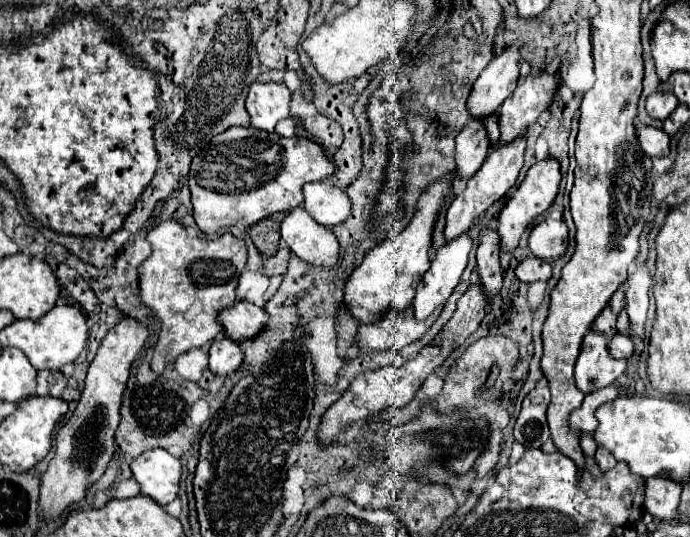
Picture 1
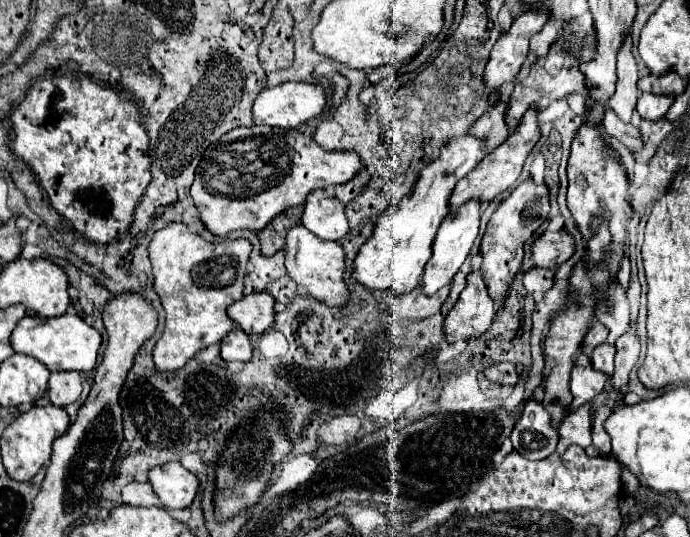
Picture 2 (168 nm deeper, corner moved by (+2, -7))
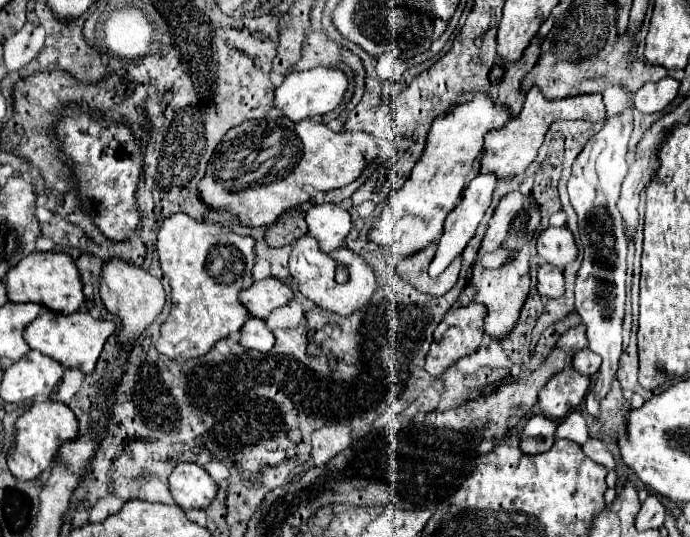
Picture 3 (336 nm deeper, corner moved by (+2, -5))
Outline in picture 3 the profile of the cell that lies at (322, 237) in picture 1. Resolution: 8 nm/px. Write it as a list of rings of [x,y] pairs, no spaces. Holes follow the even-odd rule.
[[[306,234],[304,238],[300,238],[294,244],[292,254],[290,254],[290,274],[292,274],[296,288],[308,300],[312,300],[316,306],[330,310],[330,312],[336,312],[340,316],[350,316],[352,312],[360,310],[372,298],[374,290],[378,288],[374,268],[370,264],[366,264],[366,260],[362,256],[354,254],[350,248],[340,248],[340,250],[334,250],[332,254],[324,254],[316,246],[316,240],[310,234]],[[340,262],[350,268],[350,282],[346,282],[346,284],[338,284],[334,280],[334,272],[336,272],[336,266]]]

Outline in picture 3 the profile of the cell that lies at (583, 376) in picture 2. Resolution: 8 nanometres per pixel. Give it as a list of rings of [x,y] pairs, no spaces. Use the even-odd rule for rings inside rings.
[[[576,372],[556,374],[540,390],[538,406],[546,418],[560,420],[570,412],[570,408],[576,408],[584,400],[588,386],[590,386],[588,376]]]

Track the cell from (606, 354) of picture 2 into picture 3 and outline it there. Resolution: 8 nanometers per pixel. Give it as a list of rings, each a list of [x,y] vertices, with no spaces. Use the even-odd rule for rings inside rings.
[[[588,348],[576,350],[576,354],[572,356],[572,368],[580,374],[594,376],[596,370],[600,368],[600,356],[592,354],[592,350],[588,350]]]

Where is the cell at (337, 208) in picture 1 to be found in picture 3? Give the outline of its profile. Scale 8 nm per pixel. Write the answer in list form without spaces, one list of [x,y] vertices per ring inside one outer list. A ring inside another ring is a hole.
[[[330,202],[312,206],[306,214],[306,222],[308,222],[308,234],[316,238],[320,250],[326,254],[340,248],[352,228],[348,210]]]

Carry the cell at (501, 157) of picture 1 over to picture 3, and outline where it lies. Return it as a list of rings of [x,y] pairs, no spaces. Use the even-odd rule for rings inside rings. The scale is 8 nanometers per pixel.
[[[532,86],[526,92],[526,102],[524,108],[518,116],[510,118],[502,128],[490,130],[486,134],[486,144],[484,144],[484,154],[482,154],[482,170],[480,172],[494,172],[498,178],[506,178],[510,174],[520,174],[524,172],[530,162],[536,158],[544,134],[548,132],[550,124],[556,120],[588,120],[588,122],[600,122],[604,120],[604,104],[602,104],[602,94],[580,94],[580,96],[570,96],[562,100],[546,100],[542,92]]]

